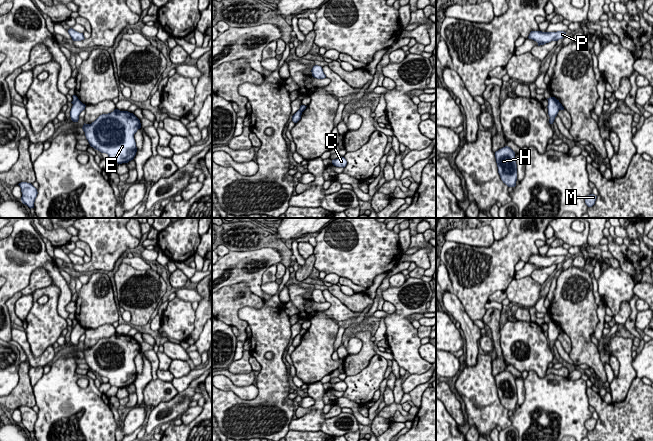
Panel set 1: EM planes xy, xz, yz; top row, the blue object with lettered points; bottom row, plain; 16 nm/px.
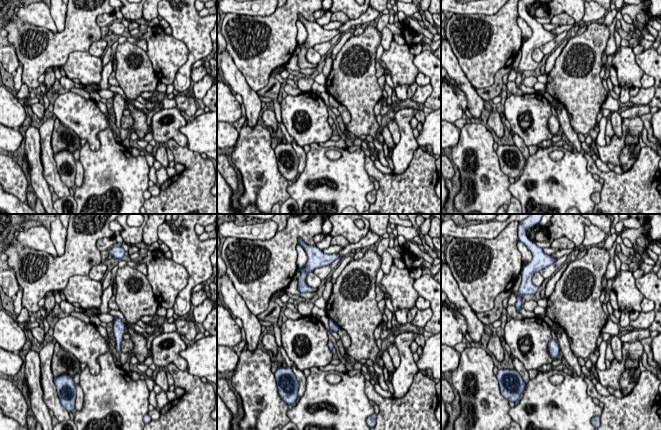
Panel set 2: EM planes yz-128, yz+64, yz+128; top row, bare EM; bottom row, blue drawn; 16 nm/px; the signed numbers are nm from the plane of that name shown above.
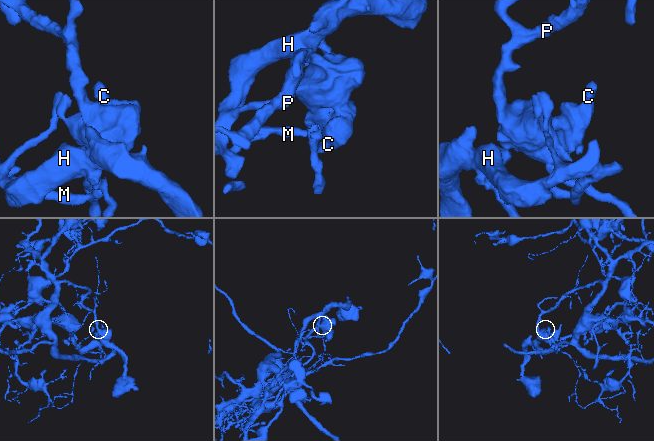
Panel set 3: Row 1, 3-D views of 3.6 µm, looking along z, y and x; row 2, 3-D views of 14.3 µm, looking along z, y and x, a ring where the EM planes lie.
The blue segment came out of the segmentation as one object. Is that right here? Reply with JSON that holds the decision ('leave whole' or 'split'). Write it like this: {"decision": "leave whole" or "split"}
{"decision": "split"}

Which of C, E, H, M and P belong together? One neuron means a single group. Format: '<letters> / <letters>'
C E P / H M

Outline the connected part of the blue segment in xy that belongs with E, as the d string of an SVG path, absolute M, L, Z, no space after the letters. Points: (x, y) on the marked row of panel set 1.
M118 109L108 114L102 114L91 124L84 123L82 127L90 146L101 153L106 153L111 162L118 164L128 163L134 159L137 152L134 134L140 128L140 120L133 113Z

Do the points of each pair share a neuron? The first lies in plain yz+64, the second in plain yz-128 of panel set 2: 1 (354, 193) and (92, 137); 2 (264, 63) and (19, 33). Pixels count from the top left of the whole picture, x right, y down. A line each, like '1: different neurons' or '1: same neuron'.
1: different neurons
2: same neuron

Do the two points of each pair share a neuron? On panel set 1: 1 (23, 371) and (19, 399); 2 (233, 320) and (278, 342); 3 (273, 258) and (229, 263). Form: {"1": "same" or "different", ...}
{"1": "same", "2": "different", "3": "same"}

